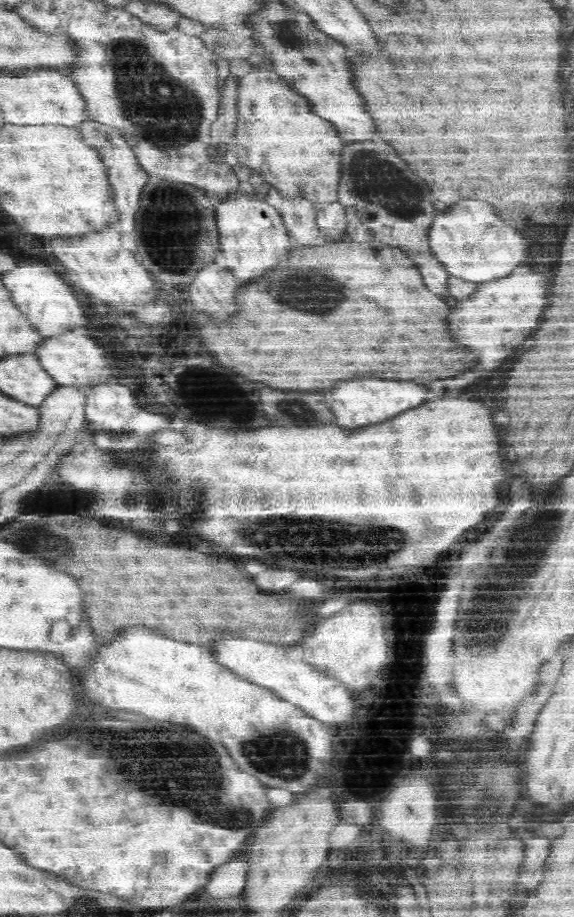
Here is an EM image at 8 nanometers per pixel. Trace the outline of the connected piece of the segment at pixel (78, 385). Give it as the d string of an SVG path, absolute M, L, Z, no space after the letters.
M68 332L68 334L56 336L56 338L48 338L48 342L43 342L39 346L36 355L48 374L56 379L59 386L91 392L100 385L122 382L120 380L122 368L112 360L110 352L102 344L98 344L96 340L92 340L88 336L78 336L76 332Z

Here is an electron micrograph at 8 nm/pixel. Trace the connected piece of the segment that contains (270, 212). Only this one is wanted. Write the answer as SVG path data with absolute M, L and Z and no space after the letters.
M254 193L242 194L230 201L220 202L215 208L221 252L224 254L226 267L240 284L252 284L260 280L260 276L266 276L270 268L290 256L290 248L296 247L283 215L279 209L268 204L264 197Z

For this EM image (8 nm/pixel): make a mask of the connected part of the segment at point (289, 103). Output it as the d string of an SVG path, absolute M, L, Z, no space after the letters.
M273 65L259 66L240 79L234 150L240 165L263 174L282 196L304 196L311 203L339 200L344 173L344 142L336 126L315 112L307 95L300 94Z

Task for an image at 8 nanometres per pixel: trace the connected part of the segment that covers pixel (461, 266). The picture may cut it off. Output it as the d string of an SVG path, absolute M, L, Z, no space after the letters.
M462 200L448 212L438 214L429 240L432 252L448 266L452 276L479 284L512 274L528 260L532 248L532 242L522 232L506 224L494 206L482 200Z

